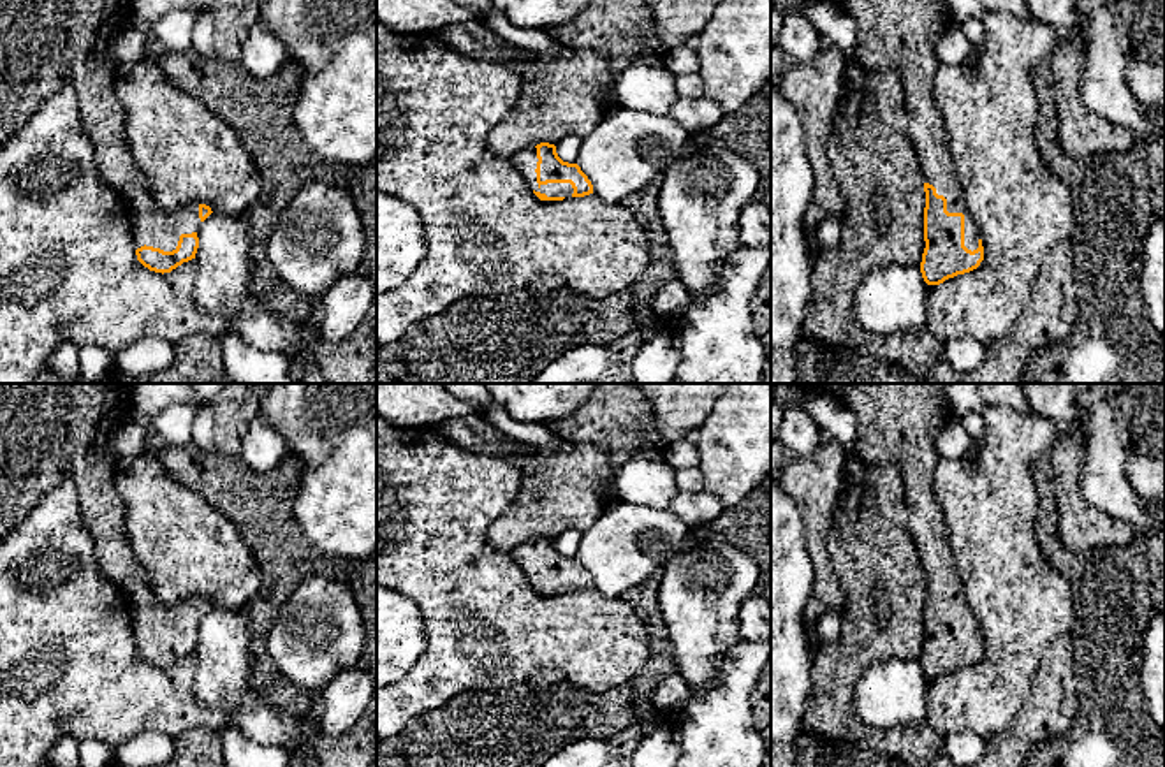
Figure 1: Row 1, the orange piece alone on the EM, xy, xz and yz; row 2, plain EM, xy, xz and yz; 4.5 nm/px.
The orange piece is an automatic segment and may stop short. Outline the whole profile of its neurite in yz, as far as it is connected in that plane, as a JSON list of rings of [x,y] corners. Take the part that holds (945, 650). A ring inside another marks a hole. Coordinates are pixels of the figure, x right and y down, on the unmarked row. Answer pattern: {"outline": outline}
{"outline": [[[795,384],[838,398],[855,415],[855,452],[869,464],[896,464],[905,482],[908,528],[924,568],[920,667],[927,679],[970,667],[984,654],[933,487],[942,457],[936,438],[954,417],[949,384]]]}

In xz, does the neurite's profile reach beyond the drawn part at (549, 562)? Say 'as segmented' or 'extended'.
extended

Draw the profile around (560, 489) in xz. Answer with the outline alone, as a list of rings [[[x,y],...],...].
[[[449,419],[435,426],[451,442],[487,456],[512,459],[521,470],[521,486],[510,507],[486,531],[487,542],[503,552],[540,537],[558,538],[568,530],[586,531],[605,510],[602,487],[612,478],[614,466],[609,452],[598,443],[560,440],[553,450],[507,438],[502,443],[473,433],[461,419]]]

